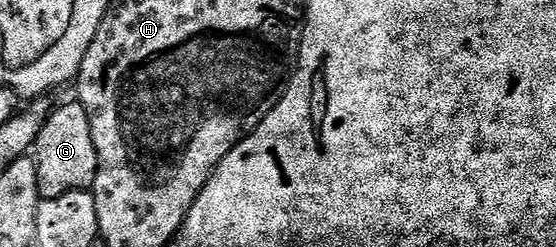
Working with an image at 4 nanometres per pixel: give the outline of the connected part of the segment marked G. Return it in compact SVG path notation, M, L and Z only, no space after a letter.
M72 99L69 105L60 105L47 114L43 128L36 137L34 156L38 167L38 191L43 200L58 199L76 189L91 190L98 171L98 155L94 147L94 135L90 131L90 119L79 100Z

